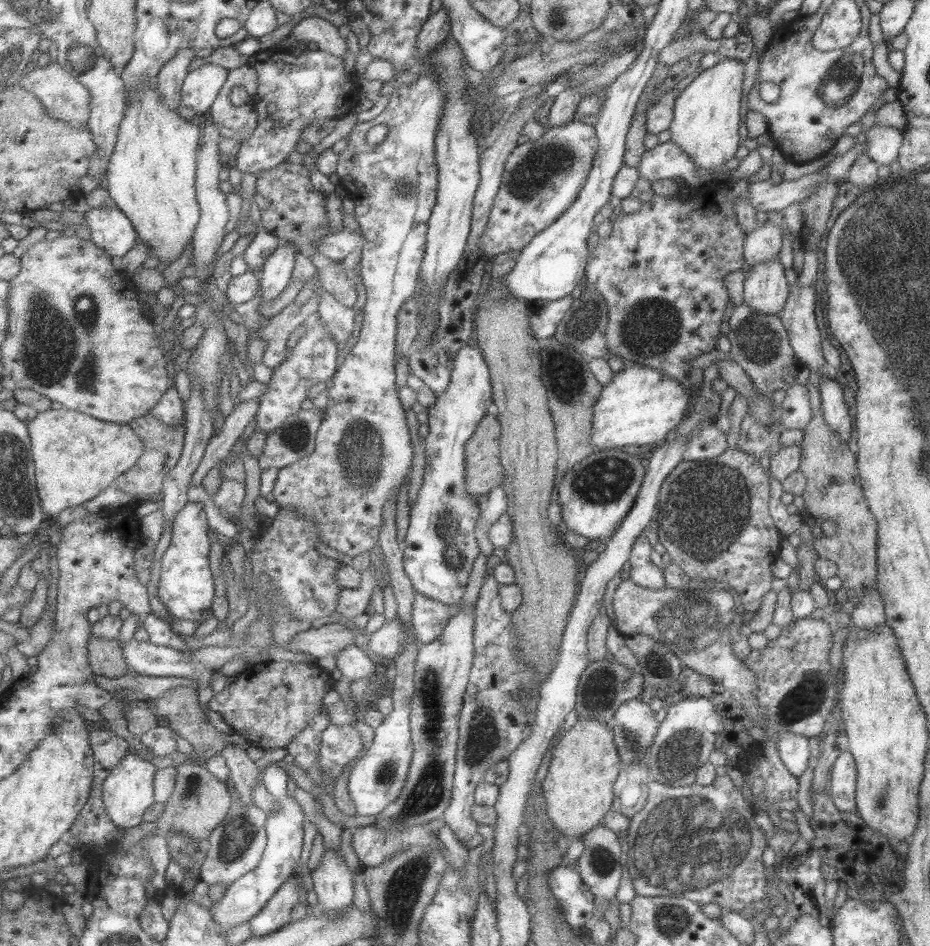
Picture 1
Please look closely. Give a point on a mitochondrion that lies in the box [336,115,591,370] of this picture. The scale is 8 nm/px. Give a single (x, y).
(542, 163)

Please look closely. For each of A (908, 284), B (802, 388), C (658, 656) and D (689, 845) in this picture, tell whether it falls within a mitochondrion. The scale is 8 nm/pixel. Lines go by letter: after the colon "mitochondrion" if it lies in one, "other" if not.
A: mitochondrion
B: other
C: mitochondrion
D: mitochondrion

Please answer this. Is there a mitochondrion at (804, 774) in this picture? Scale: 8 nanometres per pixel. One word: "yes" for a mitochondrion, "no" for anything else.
no

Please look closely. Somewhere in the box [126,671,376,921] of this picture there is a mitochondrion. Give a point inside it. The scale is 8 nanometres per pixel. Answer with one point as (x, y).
(237, 841)

